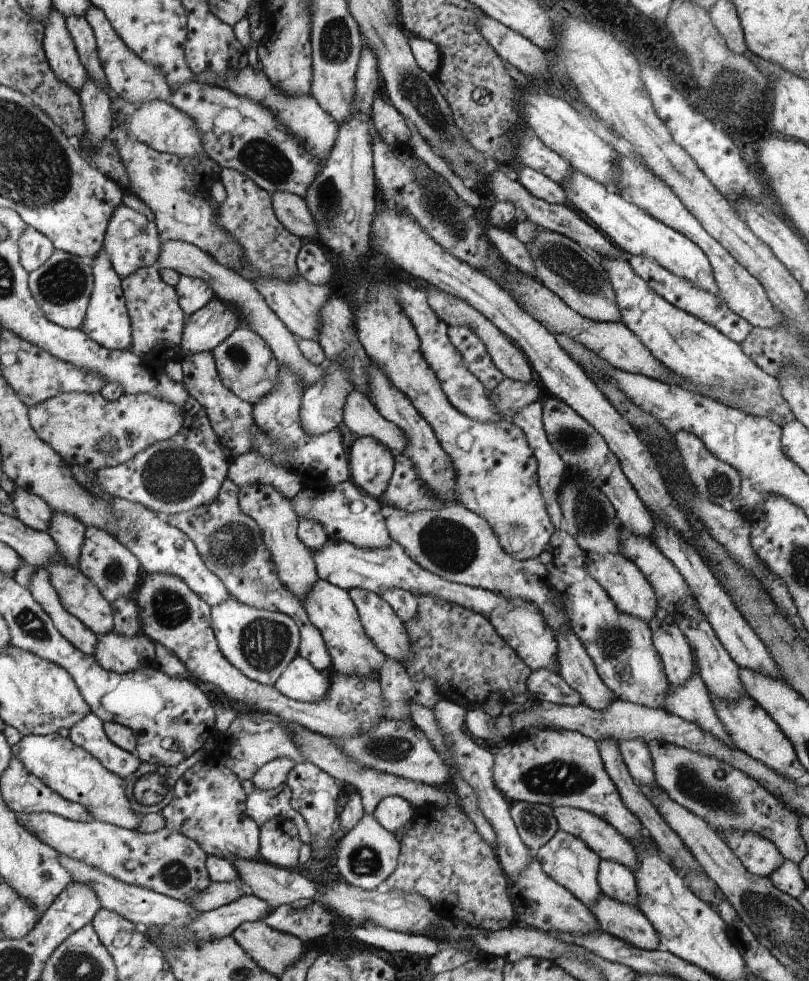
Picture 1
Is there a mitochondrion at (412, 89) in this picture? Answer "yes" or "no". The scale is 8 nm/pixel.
yes

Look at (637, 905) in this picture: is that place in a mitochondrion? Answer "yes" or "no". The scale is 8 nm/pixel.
no

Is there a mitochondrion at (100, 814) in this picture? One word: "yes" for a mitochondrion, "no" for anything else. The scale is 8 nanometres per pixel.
no

